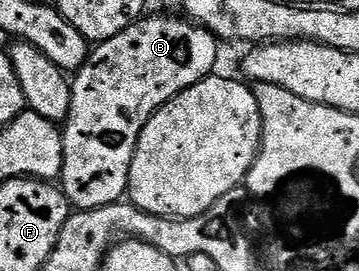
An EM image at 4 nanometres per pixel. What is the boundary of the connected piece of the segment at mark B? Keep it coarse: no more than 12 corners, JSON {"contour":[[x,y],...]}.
{"contour":[[149,16],[90,51],[63,122],[65,199],[128,193],[145,123],[219,41]]}

